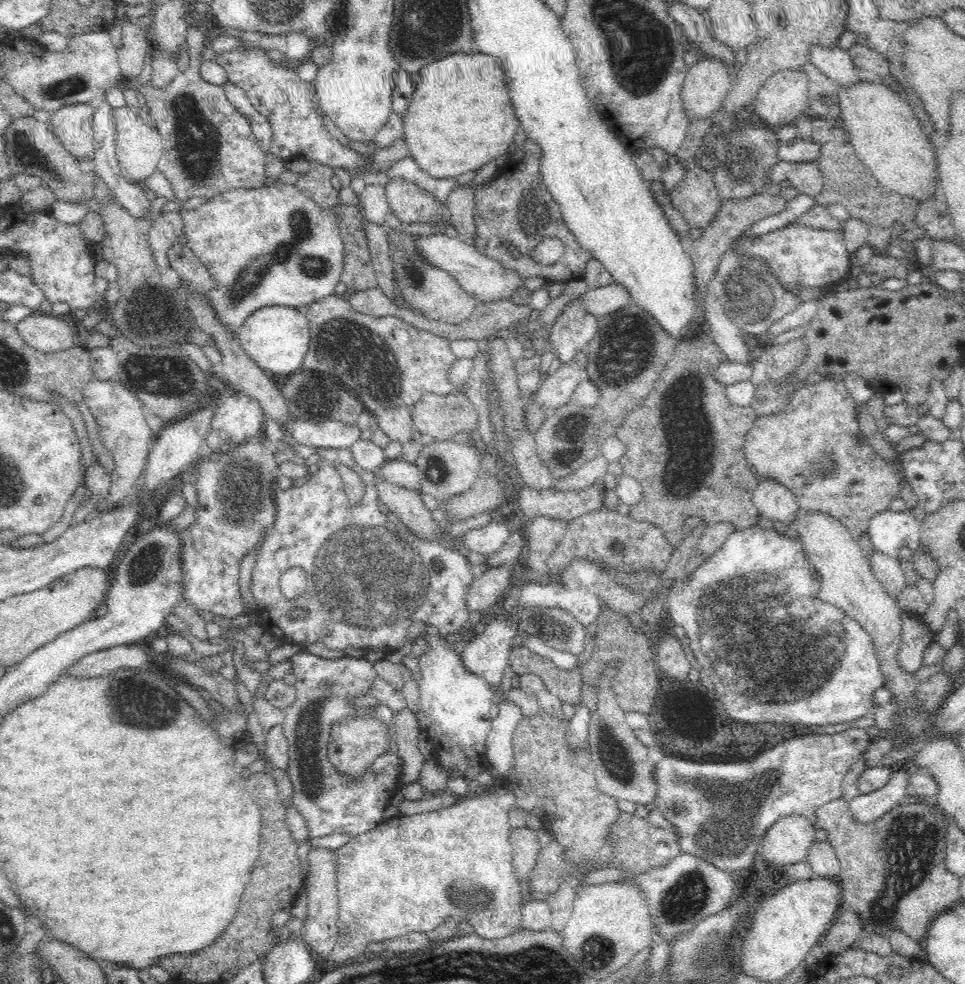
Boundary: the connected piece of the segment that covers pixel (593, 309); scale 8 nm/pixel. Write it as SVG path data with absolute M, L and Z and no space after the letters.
M616 282L600 288L588 288L581 295L581 308L585 312L591 312L598 319L629 304L630 293Z

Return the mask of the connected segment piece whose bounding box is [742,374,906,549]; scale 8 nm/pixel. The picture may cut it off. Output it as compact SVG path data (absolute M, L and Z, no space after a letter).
M825 375L825 378L817 384L806 386L799 390L797 396L792 396L788 406L784 408L784 411L774 414L774 416L757 417L752 422L752 428L744 436L742 443L742 455L747 460L747 464L752 468L756 478L769 478L779 482L782 486L791 490L797 499L799 508L801 510L807 510L808 512L821 512L822 514L828 514L841 522L851 533L855 540L864 548L870 546L868 524L870 519L878 512L882 512L889 508L892 500L901 496L902 482L906 479L905 469L903 468L902 462L900 463L888 463L874 448L868 443L868 439L862 435L859 429L859 421L854 416L854 399L847 391L843 375Z

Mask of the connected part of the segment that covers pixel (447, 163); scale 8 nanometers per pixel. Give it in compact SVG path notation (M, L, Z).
M454 52L424 66L403 116L403 125L402 137L408 145L410 156L424 172L434 178L454 178L470 172L478 176L484 166L509 152L514 134L520 131L500 59L482 52Z

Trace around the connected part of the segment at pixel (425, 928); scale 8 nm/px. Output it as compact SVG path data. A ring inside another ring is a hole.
M504 785L468 793L452 806L439 811L399 815L385 820L371 832L354 836L347 844L336 849L340 934L329 956L333 964L346 965L367 957L366 946L370 942L384 942L410 932L432 935L435 929L442 929L452 920L470 923L474 927L473 932L482 938L502 938L522 930L522 908L529 899L525 884L513 874L512 828L508 819L515 802L516 795ZM470 888L476 890L468 892L466 902L466 898L462 898L462 890Z

